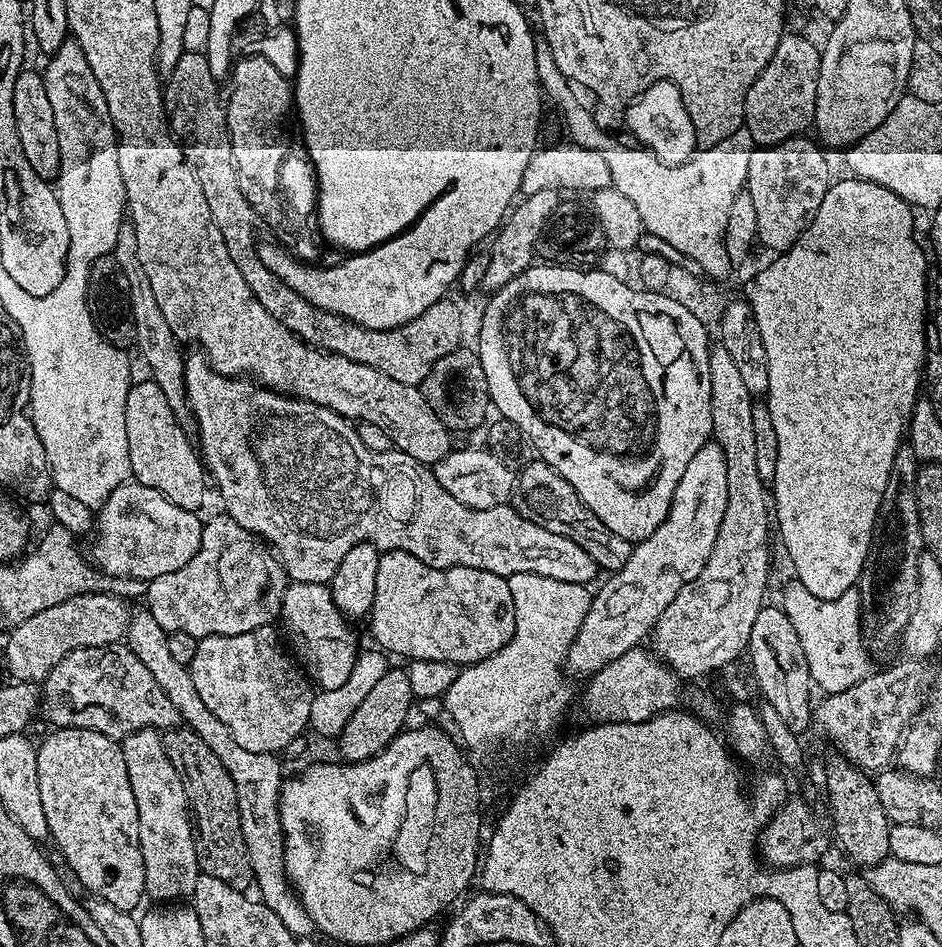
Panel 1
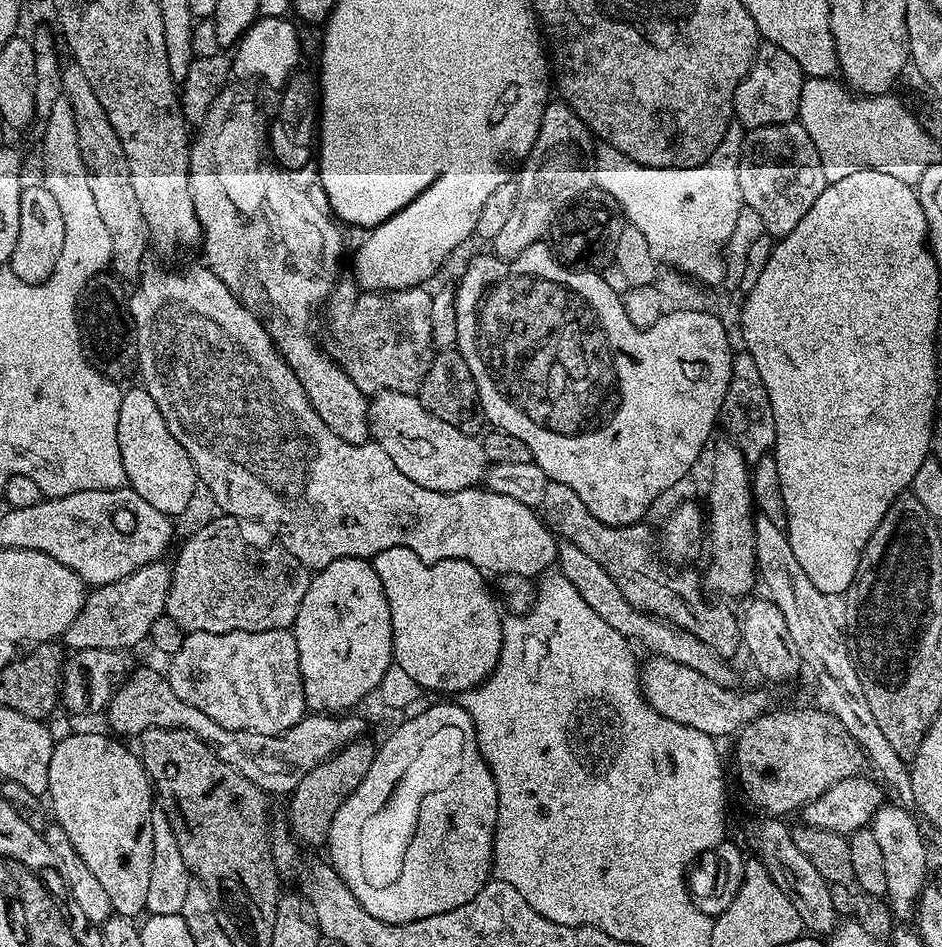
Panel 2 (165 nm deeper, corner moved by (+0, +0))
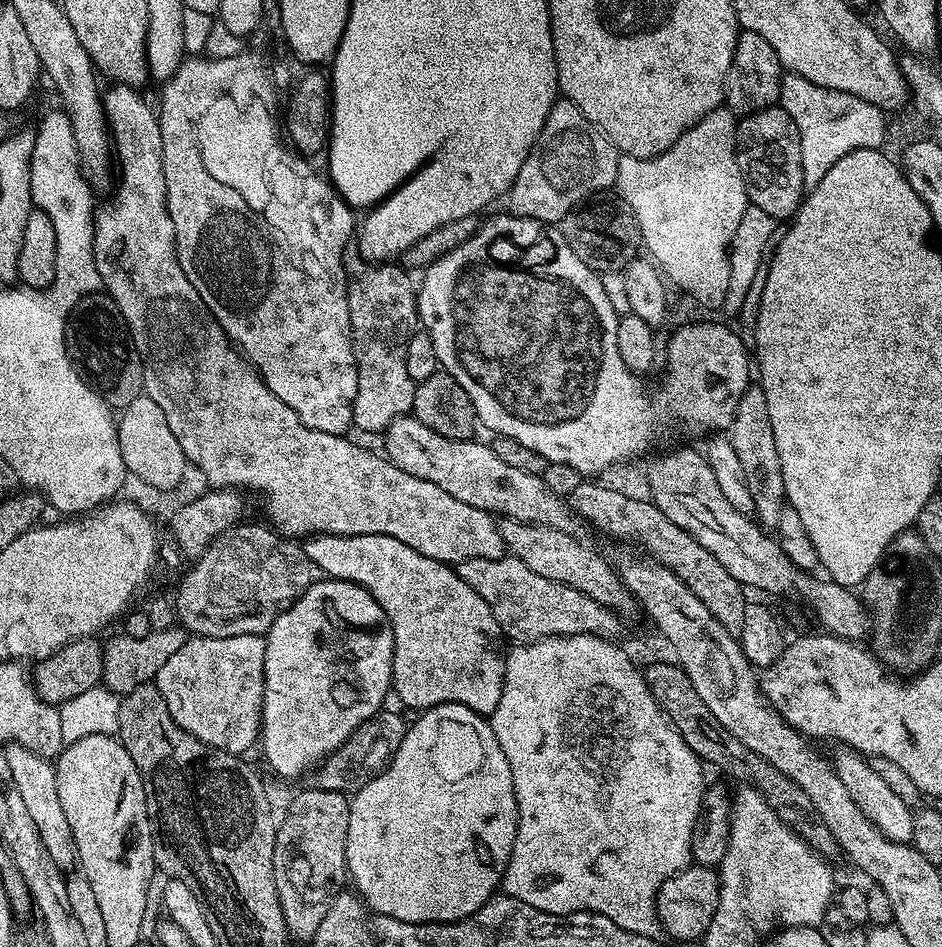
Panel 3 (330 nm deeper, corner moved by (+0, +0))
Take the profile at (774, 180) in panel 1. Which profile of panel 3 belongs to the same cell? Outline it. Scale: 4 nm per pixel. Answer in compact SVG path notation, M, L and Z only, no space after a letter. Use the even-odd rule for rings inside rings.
M782 107L767 108L743 117L736 125L736 161L744 173L749 204L766 210L777 222L795 217L804 201L802 146L794 118ZM788 216L788 217L787 217ZM785 219L785 220L784 220Z

